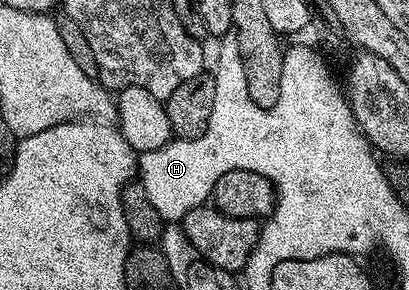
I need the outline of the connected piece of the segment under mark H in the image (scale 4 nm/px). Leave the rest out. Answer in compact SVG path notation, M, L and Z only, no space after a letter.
M204 133L195 140L175 138L157 150L138 155L138 183L143 185L149 202L165 222L182 221L189 210L202 207L214 195L217 180L227 173L219 172L219 168L211 168L211 164L203 164L203 140L207 140Z

